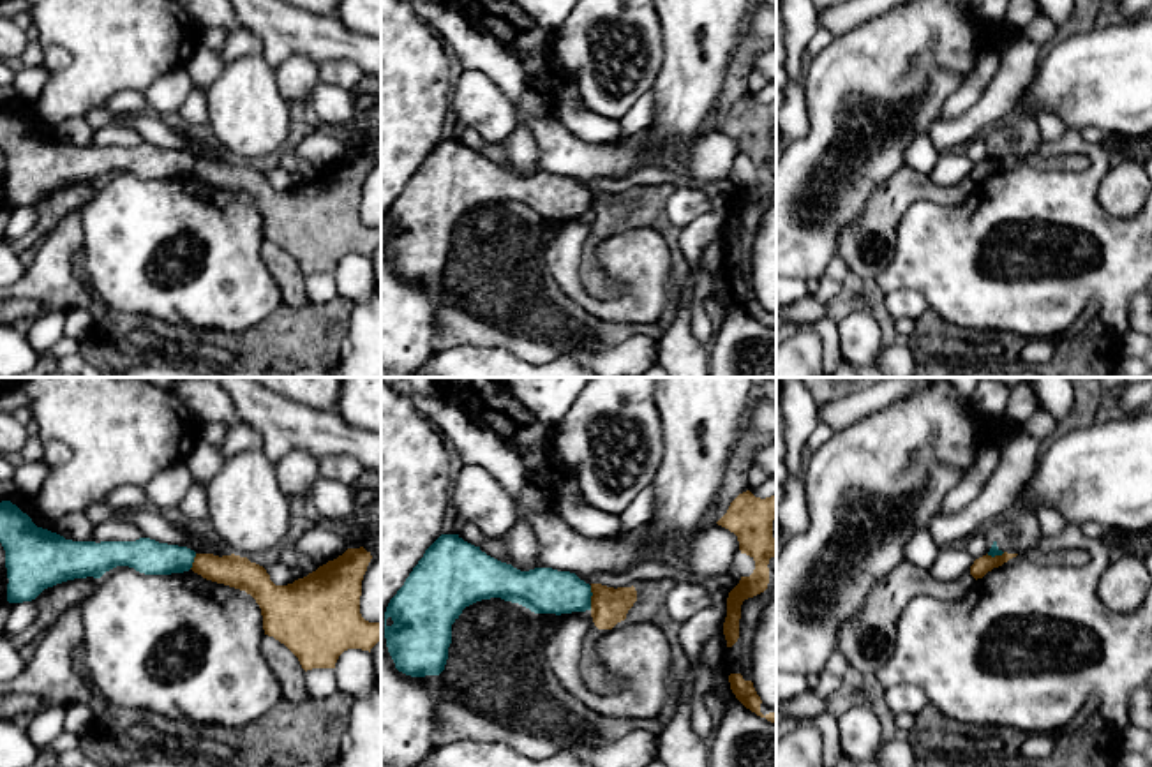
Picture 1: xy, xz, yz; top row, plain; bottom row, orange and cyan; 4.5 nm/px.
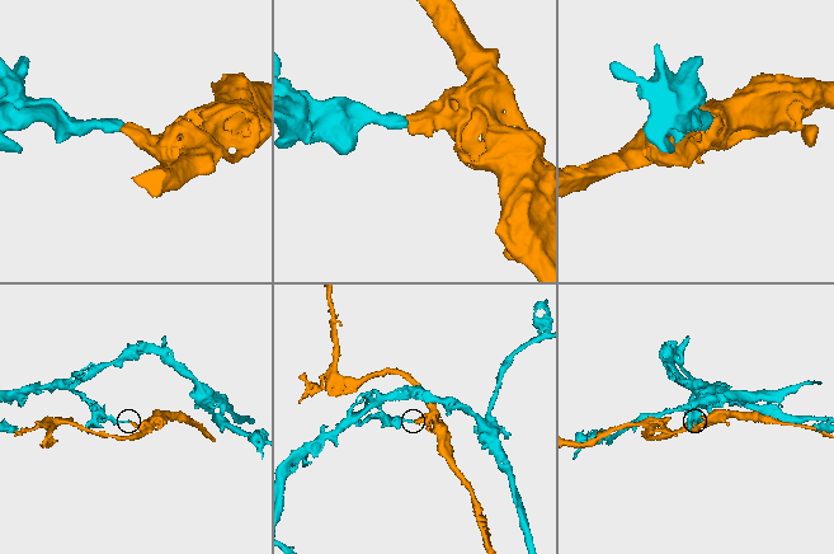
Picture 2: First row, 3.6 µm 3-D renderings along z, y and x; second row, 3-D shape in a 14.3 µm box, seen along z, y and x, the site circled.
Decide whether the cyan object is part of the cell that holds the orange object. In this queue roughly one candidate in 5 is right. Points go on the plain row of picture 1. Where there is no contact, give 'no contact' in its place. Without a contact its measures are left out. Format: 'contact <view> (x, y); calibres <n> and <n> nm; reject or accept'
contact xz (591, 203); calibres 170 and 200 nm; reject

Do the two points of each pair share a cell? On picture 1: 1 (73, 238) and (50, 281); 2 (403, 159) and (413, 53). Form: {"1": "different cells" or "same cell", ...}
{"1": "same cell", "2": "same cell"}

